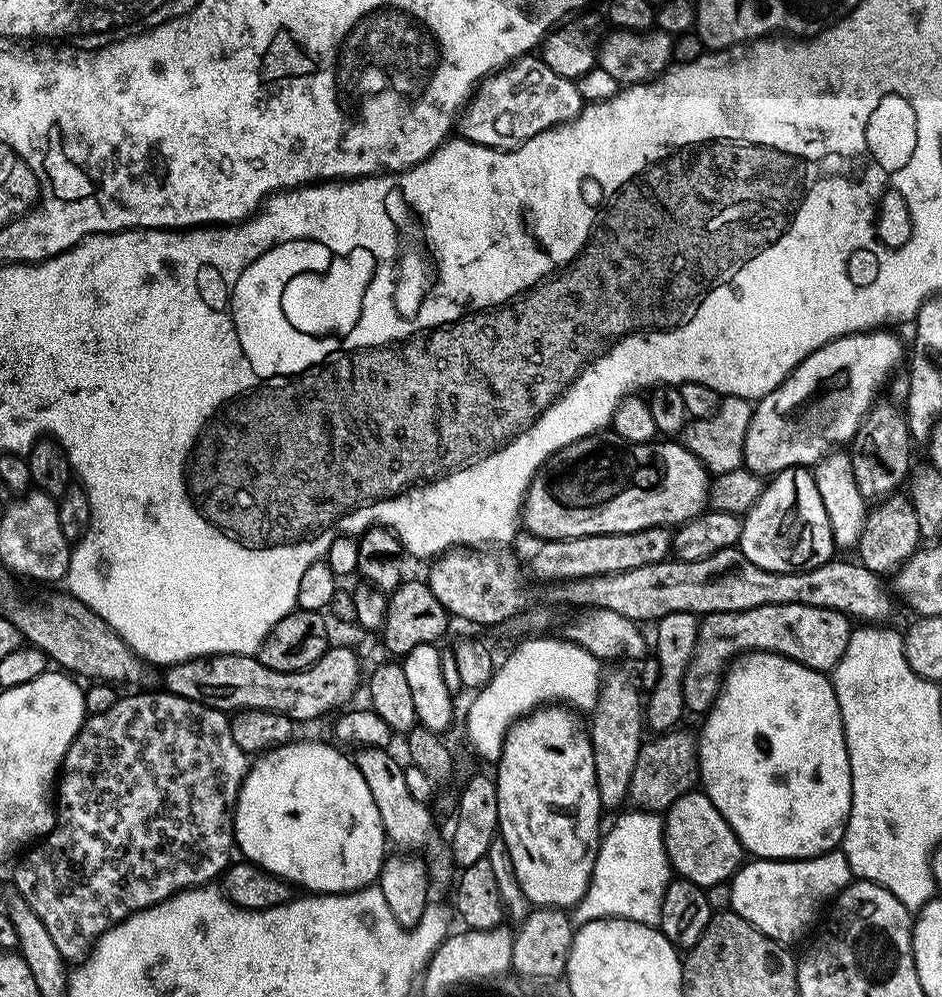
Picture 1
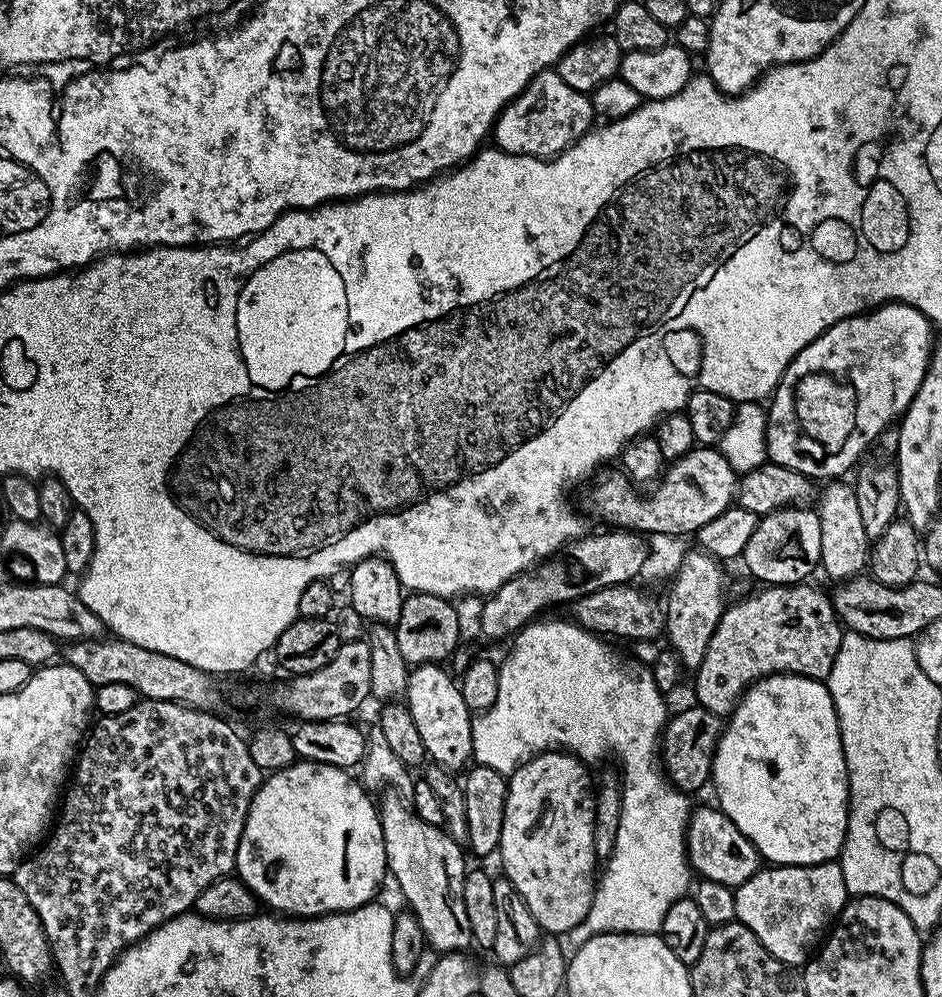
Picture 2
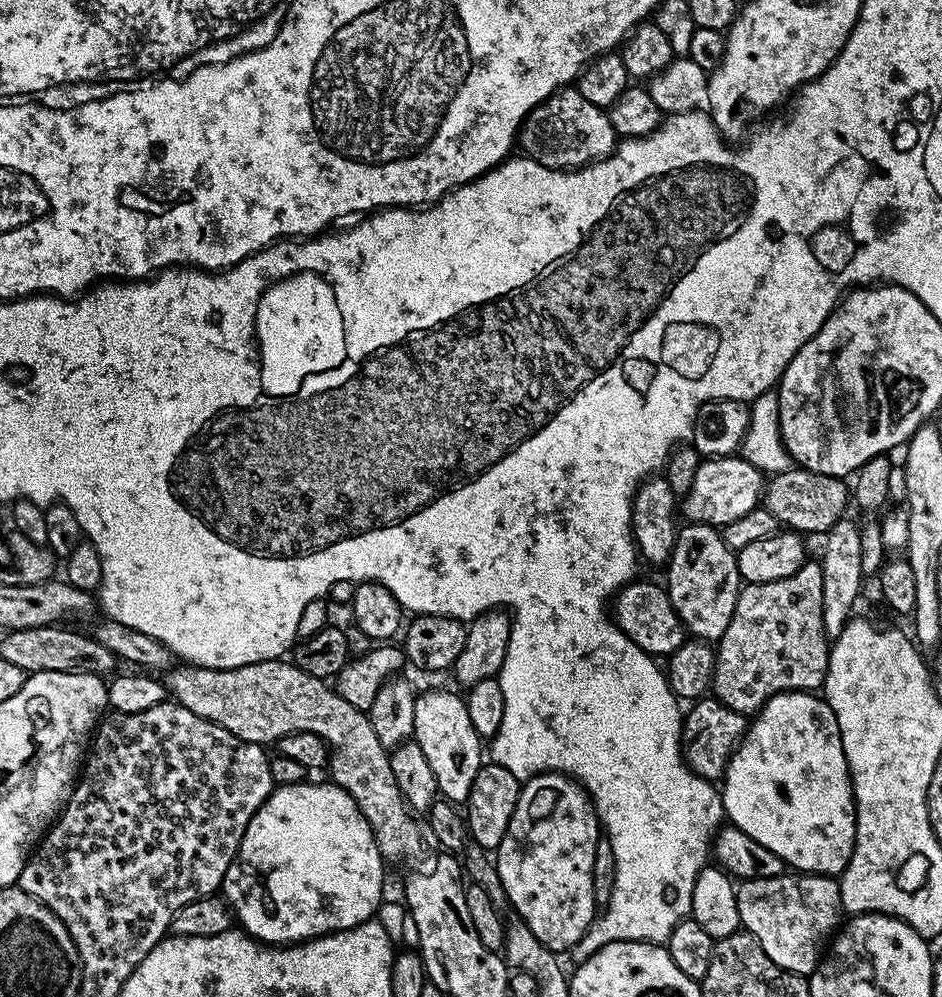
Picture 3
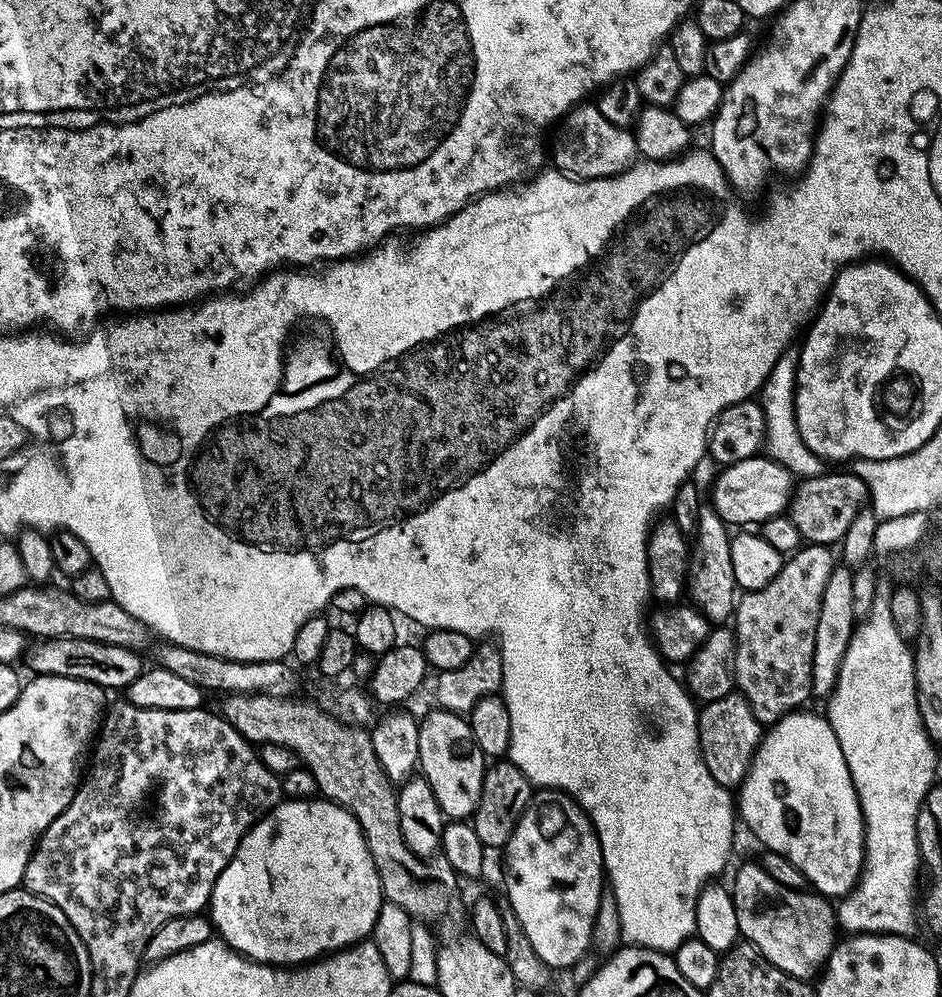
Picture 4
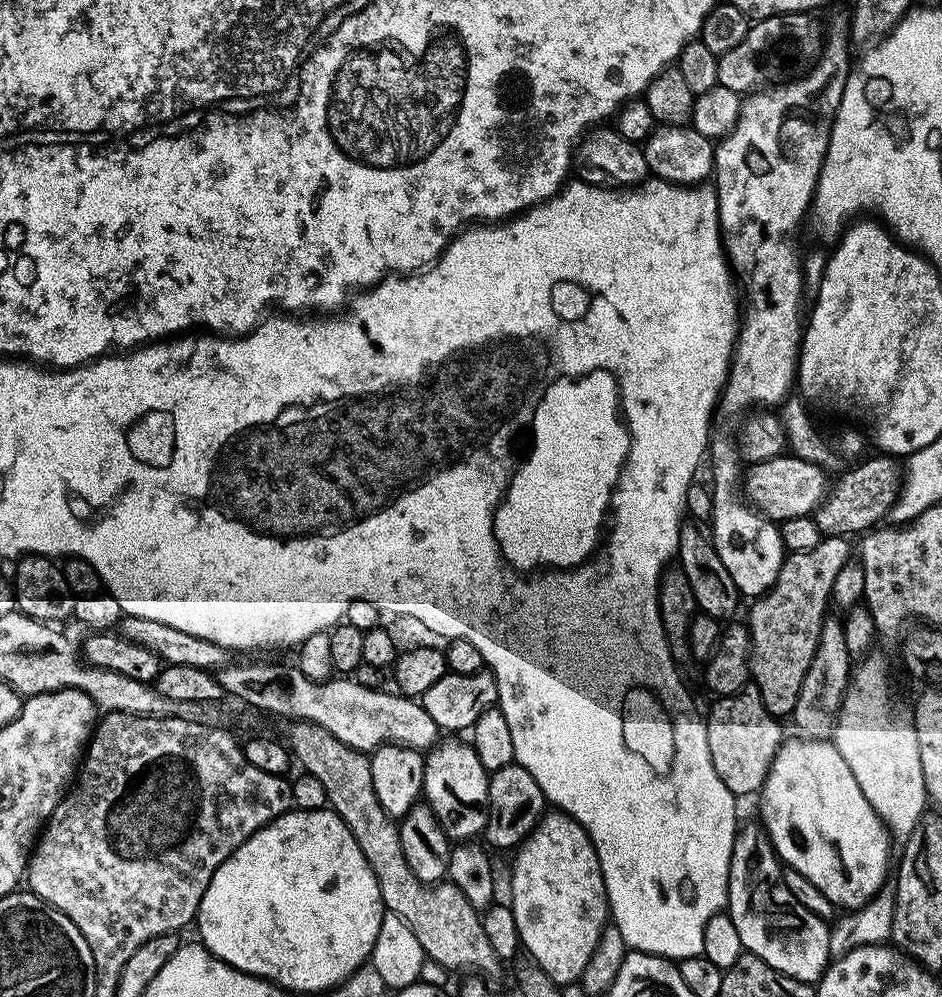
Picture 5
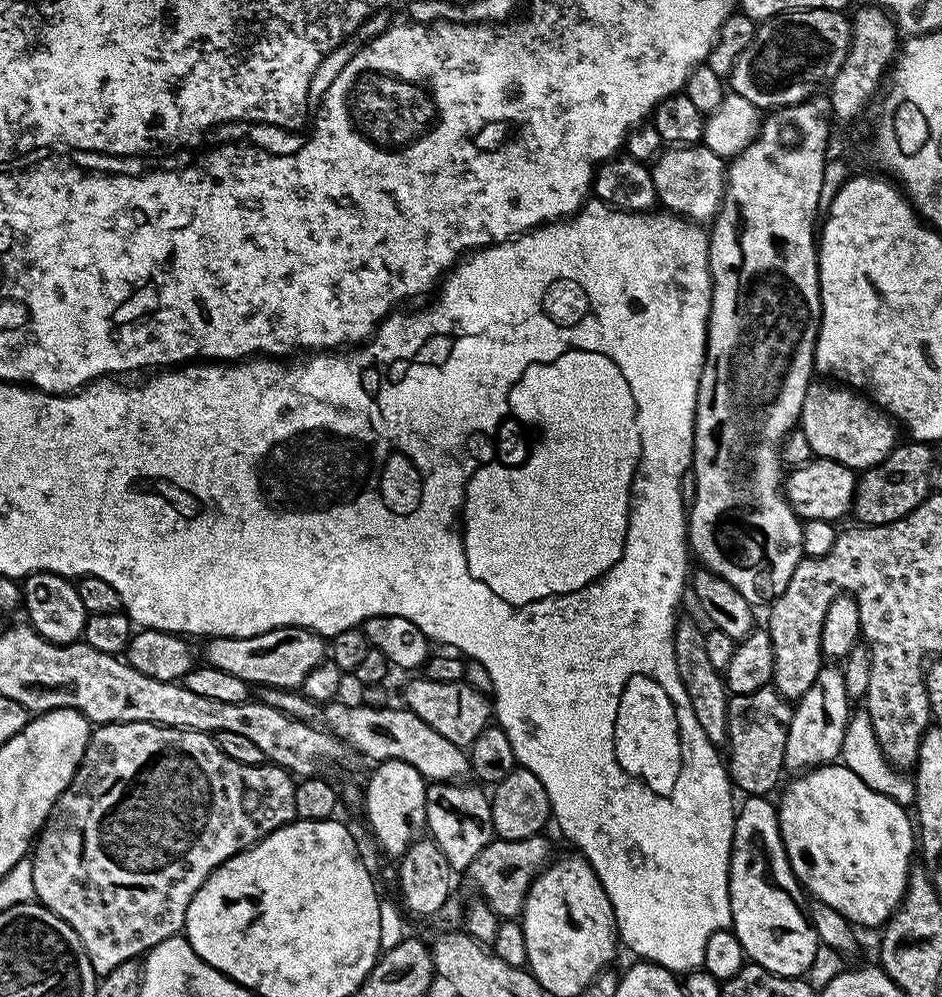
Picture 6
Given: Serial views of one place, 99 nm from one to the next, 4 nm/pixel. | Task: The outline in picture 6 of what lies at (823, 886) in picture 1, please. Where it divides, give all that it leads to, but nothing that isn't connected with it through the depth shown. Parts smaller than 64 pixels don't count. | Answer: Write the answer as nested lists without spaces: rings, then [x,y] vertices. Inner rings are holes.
[[[744,796],[741,801],[728,867],[731,931],[742,942],[744,955],[751,963],[779,976],[803,977],[822,945],[808,917],[805,889],[792,872],[780,837],[780,813],[768,796]]]

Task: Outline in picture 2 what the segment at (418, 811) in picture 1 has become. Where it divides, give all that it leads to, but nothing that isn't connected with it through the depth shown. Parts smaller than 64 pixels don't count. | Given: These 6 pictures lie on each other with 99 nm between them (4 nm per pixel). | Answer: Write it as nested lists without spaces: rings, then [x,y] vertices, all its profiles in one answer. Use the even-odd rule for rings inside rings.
[[[388,790],[378,800],[380,825],[382,826],[382,838],[386,846],[386,858],[388,859],[388,872],[396,879],[400,892],[412,915],[418,918],[418,922],[424,931],[424,939],[429,949],[437,948],[437,953],[464,952],[473,947],[470,934],[470,922],[466,918],[466,905],[462,899],[462,882],[466,871],[464,864],[465,849],[454,842],[448,836],[443,827],[427,824],[422,818],[416,816],[399,791]]]

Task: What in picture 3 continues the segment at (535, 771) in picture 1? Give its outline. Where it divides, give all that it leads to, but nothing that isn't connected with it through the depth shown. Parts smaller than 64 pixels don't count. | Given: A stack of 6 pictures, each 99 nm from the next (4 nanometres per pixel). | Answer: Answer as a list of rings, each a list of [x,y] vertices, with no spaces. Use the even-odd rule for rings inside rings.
[[[542,772],[539,776],[532,776],[529,780],[523,781],[518,794],[518,806],[514,806],[514,818],[510,818],[510,826],[506,826],[506,838],[502,838],[502,842],[494,850],[494,863],[498,877],[501,878],[502,886],[508,895],[511,911],[515,915],[521,916],[526,922],[526,926],[530,926],[530,930],[534,930],[534,938],[538,938],[538,942],[542,942],[542,946],[546,946],[554,953],[564,954],[575,949],[576,945],[583,941],[592,921],[598,915],[598,905],[594,898],[594,850],[601,839],[602,825],[600,819],[596,817],[596,807],[592,804],[588,793],[572,777],[564,776],[560,772]]]

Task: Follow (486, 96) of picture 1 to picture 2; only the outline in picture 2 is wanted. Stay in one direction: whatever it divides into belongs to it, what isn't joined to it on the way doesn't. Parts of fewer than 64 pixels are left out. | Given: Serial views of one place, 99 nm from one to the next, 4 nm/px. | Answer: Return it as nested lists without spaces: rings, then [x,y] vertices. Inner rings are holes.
[[[545,70],[539,72],[496,117],[494,144],[509,156],[551,158],[581,140],[593,127],[592,120],[591,99],[585,93],[574,90],[574,86],[566,86],[556,71]]]

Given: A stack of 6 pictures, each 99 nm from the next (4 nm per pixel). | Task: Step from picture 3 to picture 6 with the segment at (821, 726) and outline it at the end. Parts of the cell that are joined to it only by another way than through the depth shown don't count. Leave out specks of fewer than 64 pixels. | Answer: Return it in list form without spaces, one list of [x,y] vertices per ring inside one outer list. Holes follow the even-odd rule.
[[[833,762],[831,764],[824,764],[820,768],[810,768],[804,771],[801,771],[799,774],[793,775],[796,776],[792,781],[789,782],[788,785],[785,783],[783,785],[782,791],[779,793],[780,800],[778,799],[778,811],[780,813],[780,837],[782,838],[782,842],[784,843],[784,849],[786,850],[786,854],[788,855],[788,861],[790,862],[790,866],[792,867],[792,872],[796,876],[797,880],[800,882],[800,887],[805,889],[807,895],[809,897],[815,898],[817,900],[821,900],[822,902],[826,902],[826,906],[834,906],[834,910],[838,910],[838,914],[842,914],[846,919],[849,920],[853,926],[859,926],[861,929],[864,928],[876,928],[879,929],[881,926],[887,924],[889,918],[892,917],[892,913],[895,912],[896,908],[900,905],[900,900],[904,896],[904,891],[906,890],[906,886],[908,885],[908,873],[910,869],[913,867],[912,864],[912,852],[914,856],[914,849],[917,847],[918,840],[914,835],[914,820],[910,815],[909,809],[905,807],[903,804],[899,804],[898,802],[894,802],[890,798],[886,798],[886,794],[878,794],[878,790],[870,790],[870,786],[866,786],[866,782],[862,782],[862,778],[858,778],[858,774],[854,774],[854,770],[850,770],[843,764],[843,762]]]

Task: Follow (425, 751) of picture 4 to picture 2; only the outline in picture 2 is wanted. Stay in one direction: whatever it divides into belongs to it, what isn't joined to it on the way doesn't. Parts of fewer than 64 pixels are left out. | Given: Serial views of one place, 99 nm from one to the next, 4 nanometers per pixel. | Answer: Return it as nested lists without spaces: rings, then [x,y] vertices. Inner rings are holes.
[[[440,664],[415,665],[408,673],[406,705],[418,726],[419,737],[425,744],[431,763],[439,764],[441,768],[457,770],[460,767],[463,769],[472,760],[474,714],[466,706],[460,685],[447,667]]]

